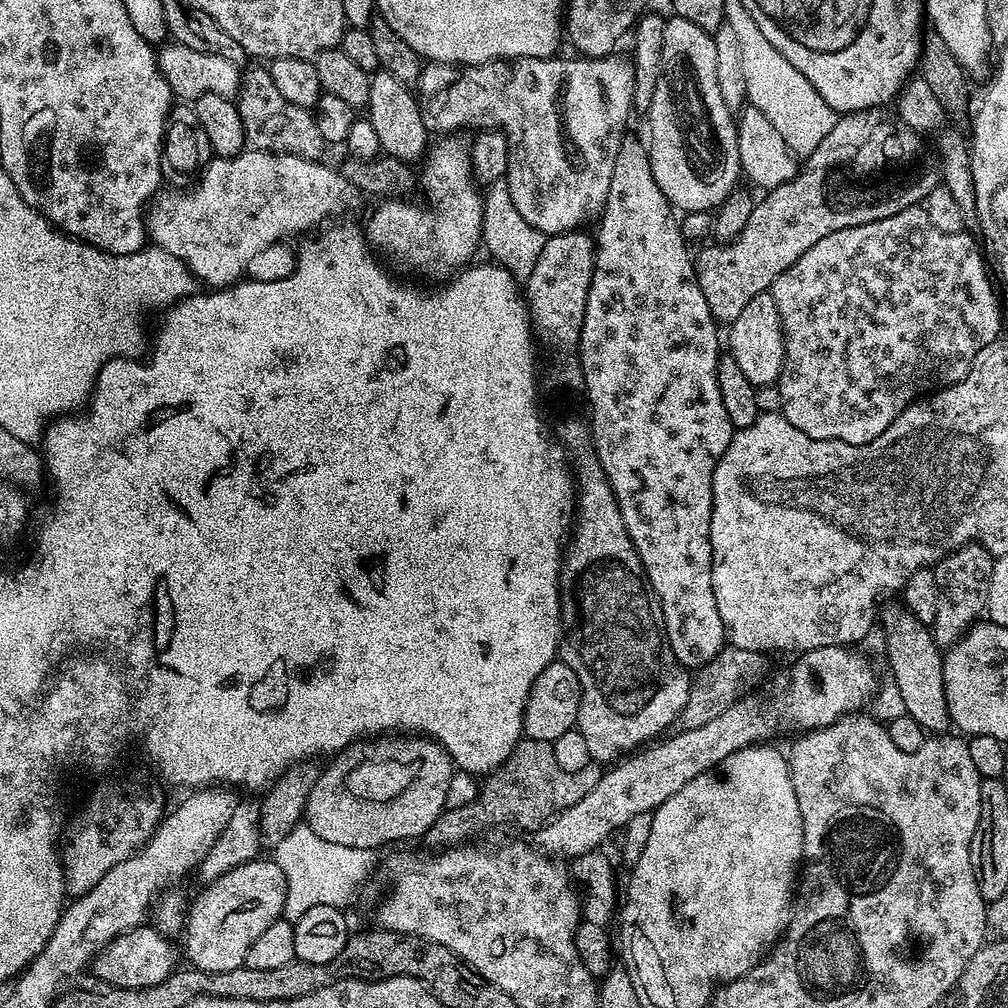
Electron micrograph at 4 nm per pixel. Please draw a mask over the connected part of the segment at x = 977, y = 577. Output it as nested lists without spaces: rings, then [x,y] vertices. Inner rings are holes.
[[[970,543],[939,560],[934,566],[938,586],[938,614],[931,634],[941,649],[957,644],[965,632],[985,615],[994,557],[982,545]]]

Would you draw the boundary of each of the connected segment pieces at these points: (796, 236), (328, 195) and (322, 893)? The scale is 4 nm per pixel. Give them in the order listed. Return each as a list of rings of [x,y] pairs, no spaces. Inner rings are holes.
[[[867,108],[861,112],[843,113],[837,119],[834,130],[830,130],[830,134],[826,134],[826,138],[818,142],[812,155],[807,157],[805,164],[808,165],[805,168],[803,165],[795,178],[771,189],[765,195],[768,197],[757,203],[738,239],[729,244],[713,243],[712,248],[704,248],[700,253],[695,253],[698,286],[702,286],[702,294],[710,306],[713,320],[724,326],[731,326],[738,314],[742,314],[742,306],[746,306],[750,298],[769,291],[773,282],[787,268],[794,266],[794,262],[798,262],[798,258],[802,258],[802,254],[806,254],[806,250],[810,250],[814,242],[822,242],[826,234],[890,218],[890,214],[898,214],[902,210],[919,205],[927,197],[928,191],[941,183],[942,176],[935,163],[928,164],[924,156],[899,156],[896,153],[898,124],[893,113],[889,112],[884,108]],[[880,167],[893,167],[892,172],[896,175],[896,180],[879,180],[872,173],[872,168]]]
[[[245,150],[236,156],[216,156],[204,165],[196,182],[185,192],[180,186],[172,186],[169,192],[157,192],[146,209],[146,227],[155,247],[166,250],[166,254],[174,254],[174,258],[181,260],[201,285],[213,289],[227,288],[247,276],[253,280],[286,278],[294,267],[293,249],[280,248],[276,256],[260,255],[270,251],[287,236],[296,236],[299,232],[311,233],[325,222],[339,217],[336,215],[343,208],[351,206],[354,195],[351,182],[342,172],[335,167],[327,168],[320,160],[255,150]]]
[[[299,822],[274,847],[276,865],[286,878],[286,902],[283,919],[295,922],[314,906],[334,906],[343,909],[352,900],[356,887],[368,876],[376,864],[377,853],[350,846],[337,846],[318,838],[306,823]]]

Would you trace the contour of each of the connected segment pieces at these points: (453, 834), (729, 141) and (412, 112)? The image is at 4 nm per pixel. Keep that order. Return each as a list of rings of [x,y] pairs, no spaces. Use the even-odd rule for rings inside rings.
[[[521,739],[516,749],[506,758],[506,762],[500,765],[495,772],[483,777],[484,784],[482,780],[475,800],[461,808],[445,808],[438,818],[438,822],[434,822],[434,826],[430,826],[430,830],[422,837],[423,843],[428,843],[429,849],[443,850],[471,841],[479,832],[484,832],[487,828],[496,828],[499,824],[517,824],[520,828],[534,827],[533,829],[535,829],[537,826],[543,825],[549,818],[559,815],[560,812],[581,801],[590,790],[594,790],[594,786],[598,786],[601,775],[601,769],[592,762],[582,770],[567,772],[557,749],[549,741]]]
[[[675,14],[664,23],[662,70],[646,119],[652,127],[648,157],[654,182],[673,209],[684,214],[718,209],[742,174],[737,123],[720,92],[713,35]]]
[[[380,70],[371,77],[366,119],[372,123],[374,131],[378,134],[383,155],[415,162],[414,160],[419,161],[430,147],[430,129],[424,124],[424,114],[420,110],[417,93],[409,85],[394,78],[394,74]]]

